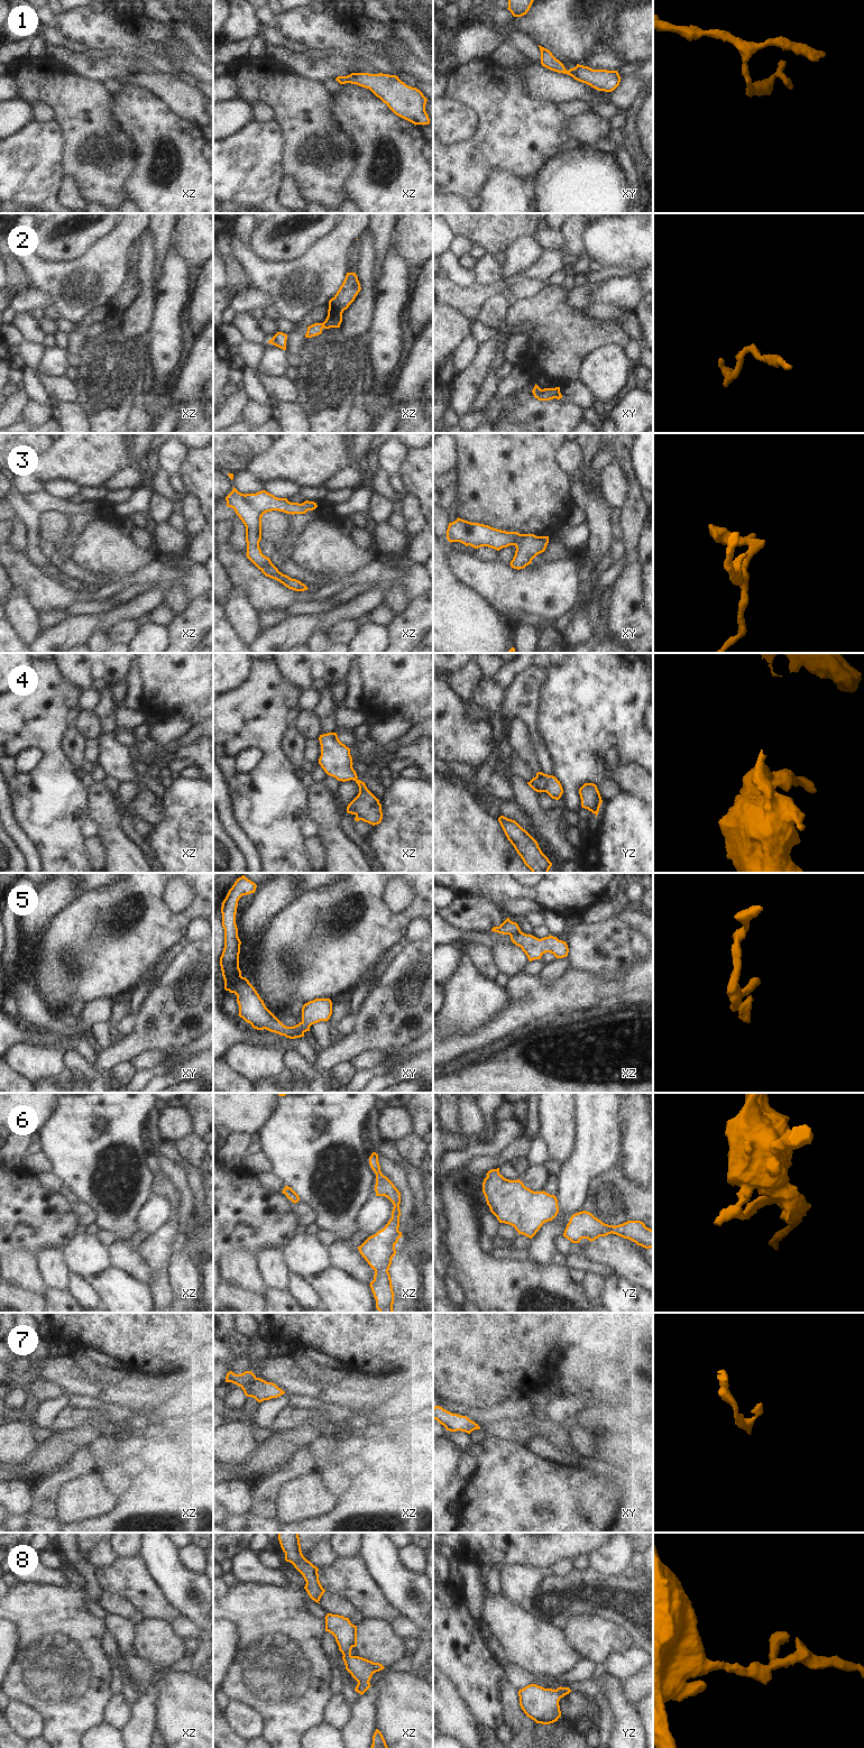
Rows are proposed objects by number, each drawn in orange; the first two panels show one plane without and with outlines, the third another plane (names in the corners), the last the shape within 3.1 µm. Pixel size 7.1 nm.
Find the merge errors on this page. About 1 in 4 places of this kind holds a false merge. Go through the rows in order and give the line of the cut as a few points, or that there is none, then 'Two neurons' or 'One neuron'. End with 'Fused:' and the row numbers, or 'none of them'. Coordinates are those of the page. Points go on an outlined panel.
1: No split. One neuron
2: No split. One neuron
3: No split. One neuron
4: No split. One neuron
5: Split along xz (520, 930), (511, 936). Two neurons
6: No split. One neuron
7: No split. One neuron
8: No split. One neuron
Fused: 5.

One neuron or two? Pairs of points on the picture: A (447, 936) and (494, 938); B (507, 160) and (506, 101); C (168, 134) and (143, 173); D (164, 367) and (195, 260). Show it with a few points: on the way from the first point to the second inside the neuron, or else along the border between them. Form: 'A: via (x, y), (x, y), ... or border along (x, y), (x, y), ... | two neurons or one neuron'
A: via (458, 936), (483, 938) | one neuron
B: via (507, 146), (507, 116) | one neuron
C: via (158, 139), (153, 146), (150, 162) | one neuron
D: border along (175, 246), (175, 249), (190, 268) | two neurons

